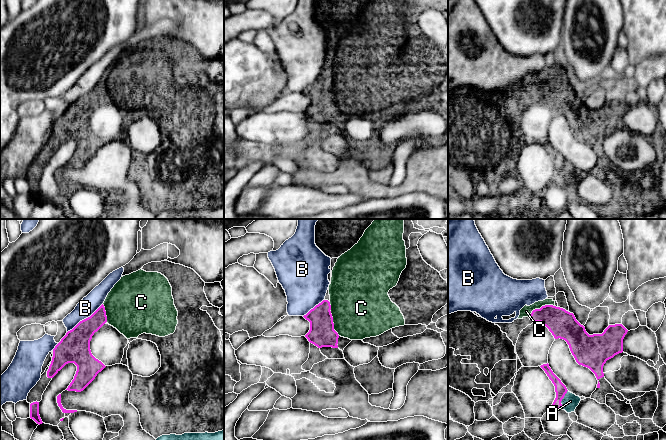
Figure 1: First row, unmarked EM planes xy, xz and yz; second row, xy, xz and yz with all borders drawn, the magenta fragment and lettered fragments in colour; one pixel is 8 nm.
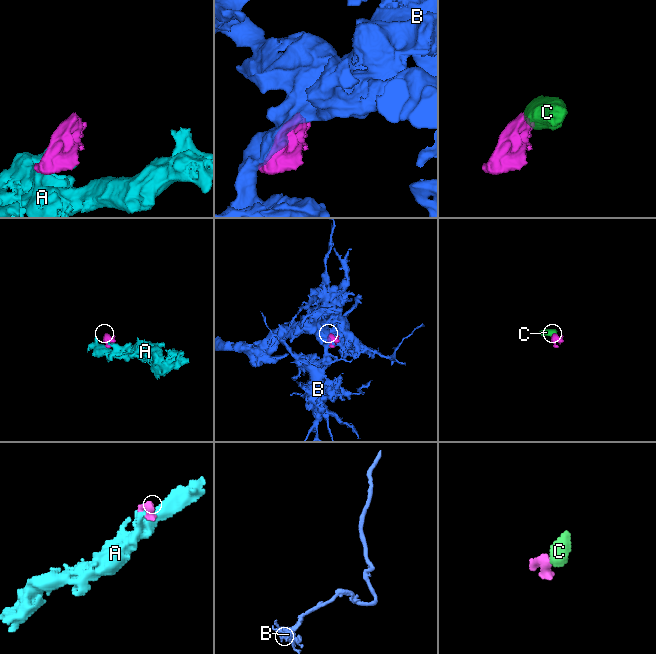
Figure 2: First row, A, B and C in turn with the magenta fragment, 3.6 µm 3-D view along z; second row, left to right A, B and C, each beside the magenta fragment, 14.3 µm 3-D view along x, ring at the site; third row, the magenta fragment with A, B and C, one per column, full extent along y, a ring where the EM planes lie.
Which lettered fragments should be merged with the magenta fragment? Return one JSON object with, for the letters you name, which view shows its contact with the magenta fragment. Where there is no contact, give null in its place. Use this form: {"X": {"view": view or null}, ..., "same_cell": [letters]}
{"C": {"view": "xz"}, "same_cell": ["C"]}

